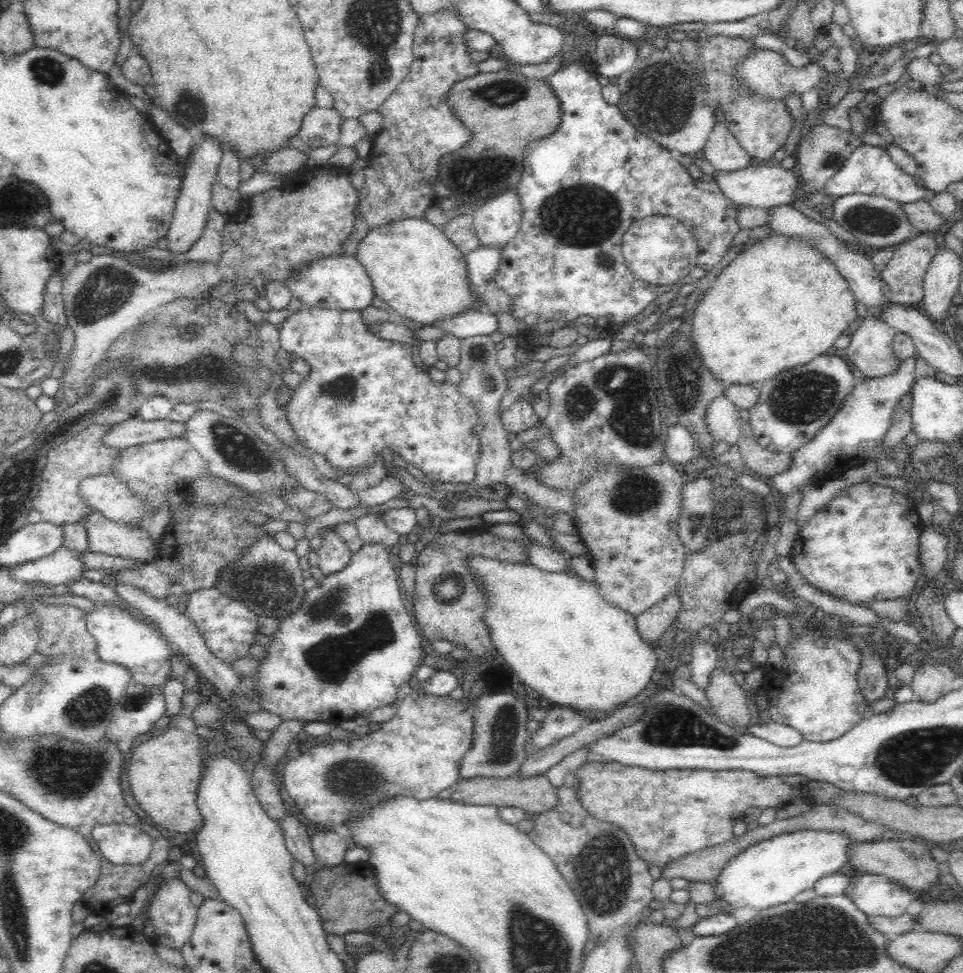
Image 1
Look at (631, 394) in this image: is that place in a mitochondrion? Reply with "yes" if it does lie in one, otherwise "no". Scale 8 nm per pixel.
yes

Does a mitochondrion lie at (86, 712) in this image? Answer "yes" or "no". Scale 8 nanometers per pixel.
yes

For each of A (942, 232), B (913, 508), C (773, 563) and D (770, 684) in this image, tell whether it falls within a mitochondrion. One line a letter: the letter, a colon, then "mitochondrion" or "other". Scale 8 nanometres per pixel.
A: other
B: other
C: other
D: other

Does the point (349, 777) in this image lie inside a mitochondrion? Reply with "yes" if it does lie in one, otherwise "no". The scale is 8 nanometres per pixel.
yes

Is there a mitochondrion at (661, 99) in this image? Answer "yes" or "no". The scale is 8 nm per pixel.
yes

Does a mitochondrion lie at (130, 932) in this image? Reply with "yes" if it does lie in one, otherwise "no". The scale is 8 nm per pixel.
no

